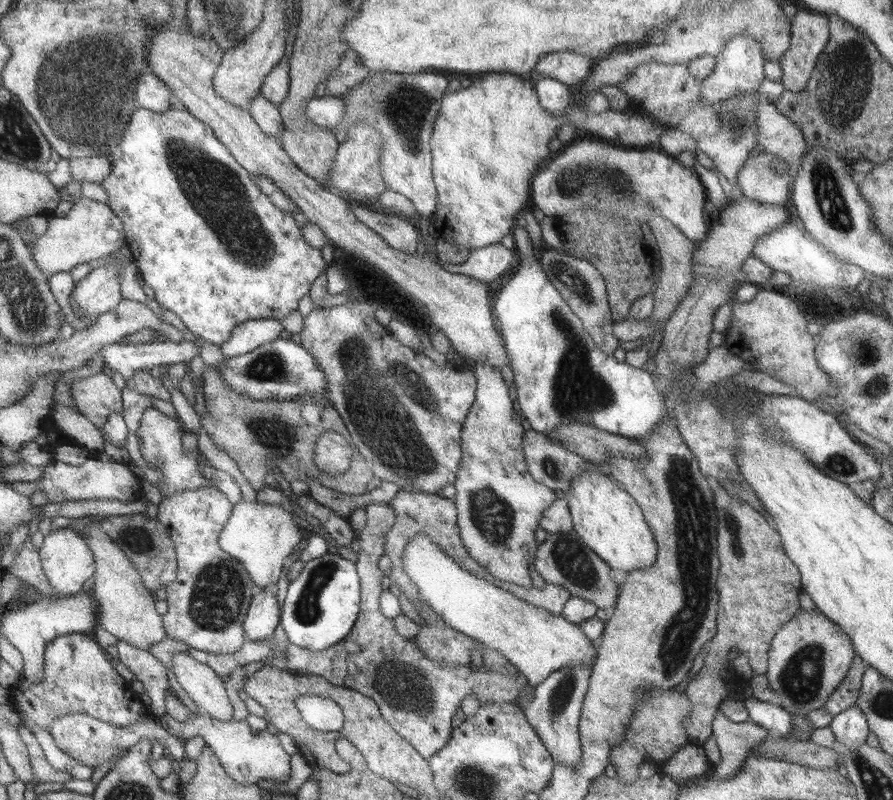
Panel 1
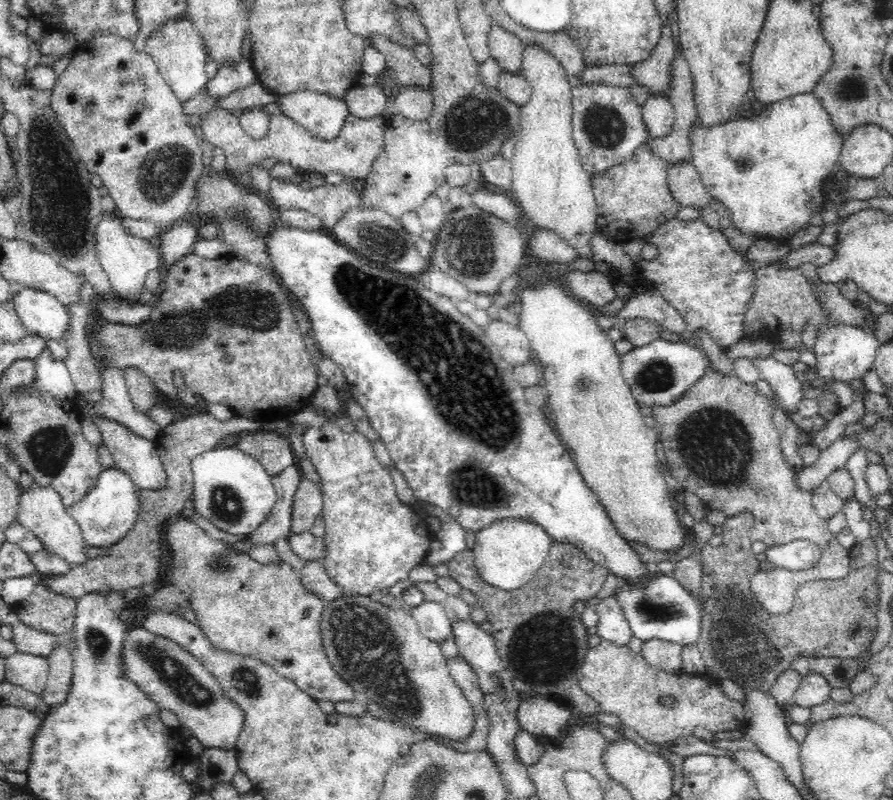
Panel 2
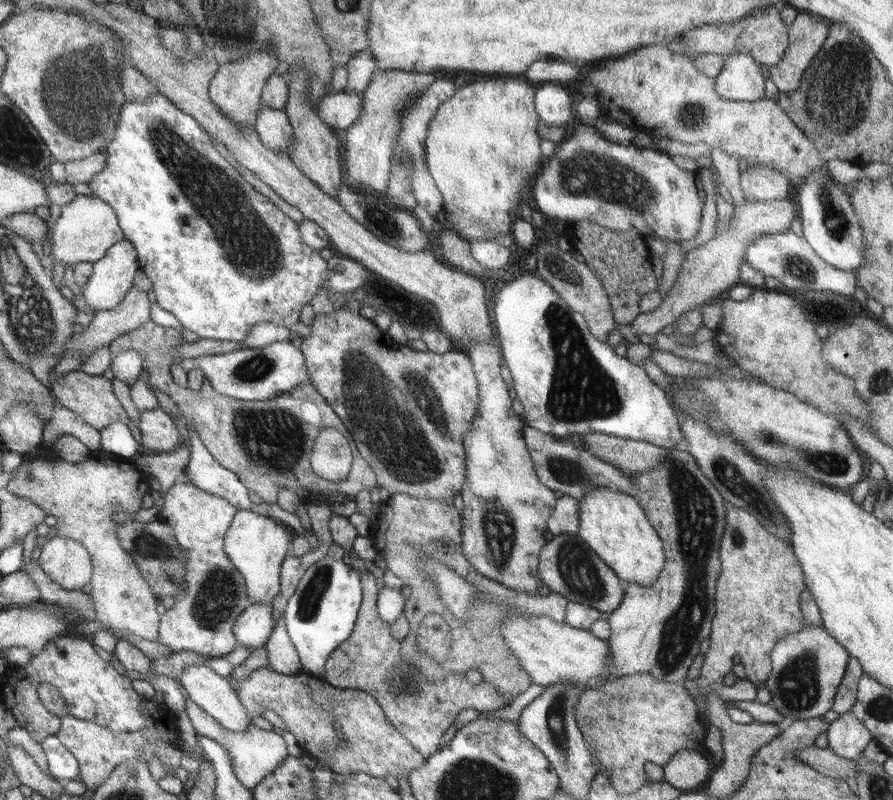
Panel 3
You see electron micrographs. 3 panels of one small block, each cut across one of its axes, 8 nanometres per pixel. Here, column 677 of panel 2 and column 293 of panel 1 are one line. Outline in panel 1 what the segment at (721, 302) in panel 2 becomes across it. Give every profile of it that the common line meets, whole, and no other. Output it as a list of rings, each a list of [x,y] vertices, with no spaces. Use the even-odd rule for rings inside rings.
[[[173,106],[169,112],[163,112],[163,114],[151,112],[147,108],[137,108],[129,120],[129,126],[127,126],[121,142],[115,148],[111,148],[111,156],[113,156],[111,172],[101,182],[101,186],[107,192],[107,206],[115,212],[115,216],[119,216],[123,220],[123,230],[125,230],[125,240],[127,240],[125,244],[131,250],[133,264],[137,266],[137,274],[143,278],[145,284],[149,284],[153,288],[155,302],[159,304],[159,308],[167,308],[173,314],[177,314],[181,318],[181,322],[187,326],[187,330],[191,330],[191,334],[195,334],[197,338],[203,338],[203,340],[219,346],[231,336],[231,330],[241,322],[261,320],[261,318],[273,318],[273,320],[285,318],[289,312],[297,310],[295,306],[297,306],[299,298],[309,294],[313,280],[325,270],[323,254],[319,254],[321,250],[307,246],[307,242],[303,240],[293,218],[289,214],[283,214],[283,210],[279,210],[269,200],[269,196],[257,188],[251,174],[247,174],[247,170],[243,170],[243,166],[239,166],[239,162],[231,156],[227,146],[223,142],[219,142],[219,138],[213,134],[213,130],[207,124],[203,124],[199,118],[191,116],[185,108]]]

